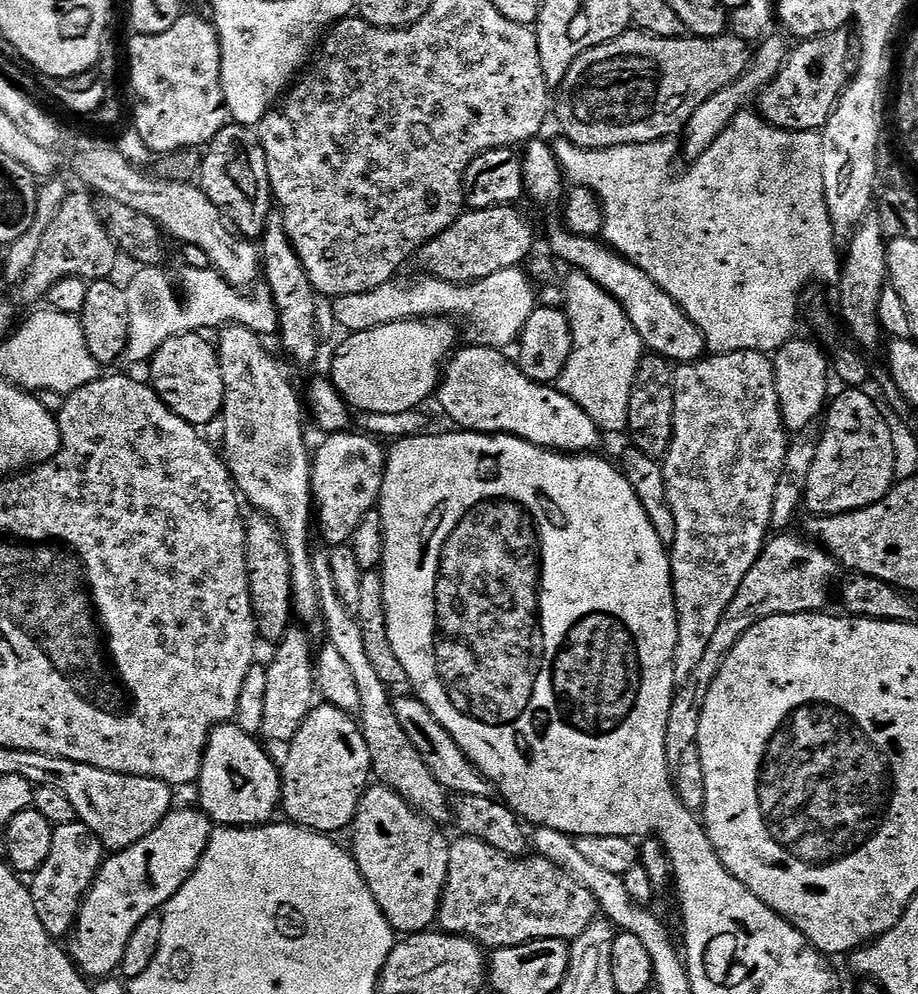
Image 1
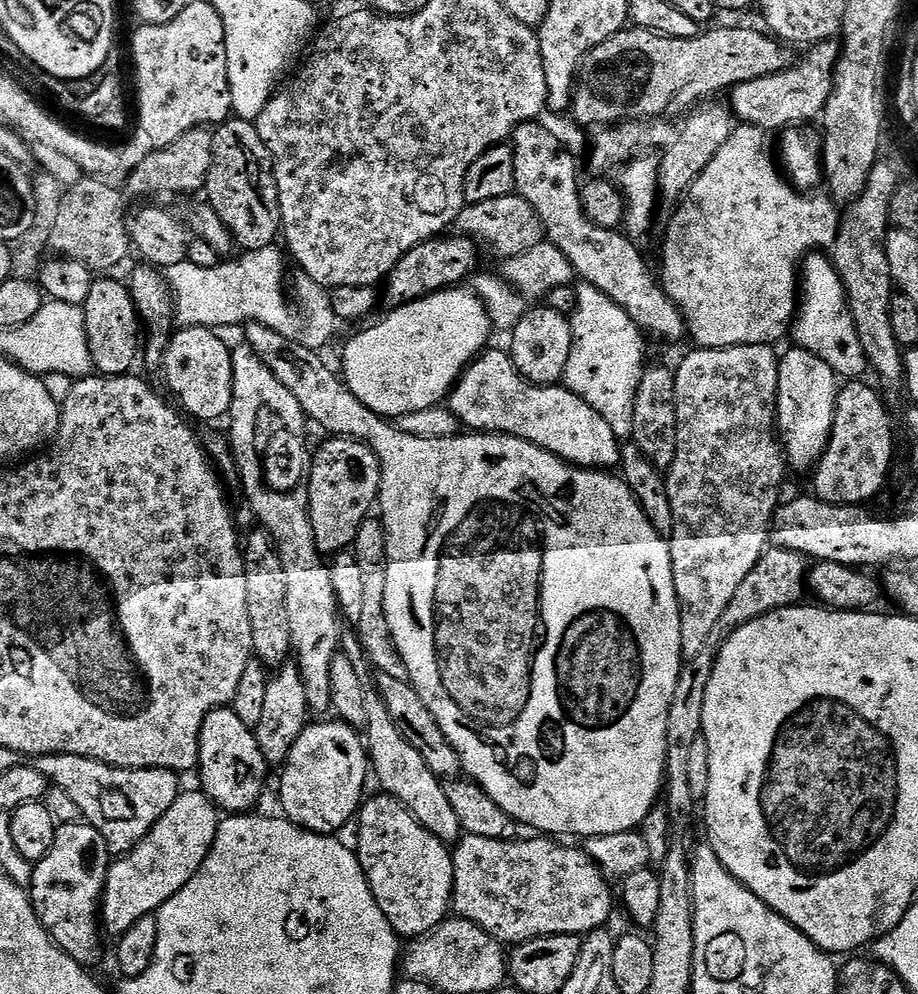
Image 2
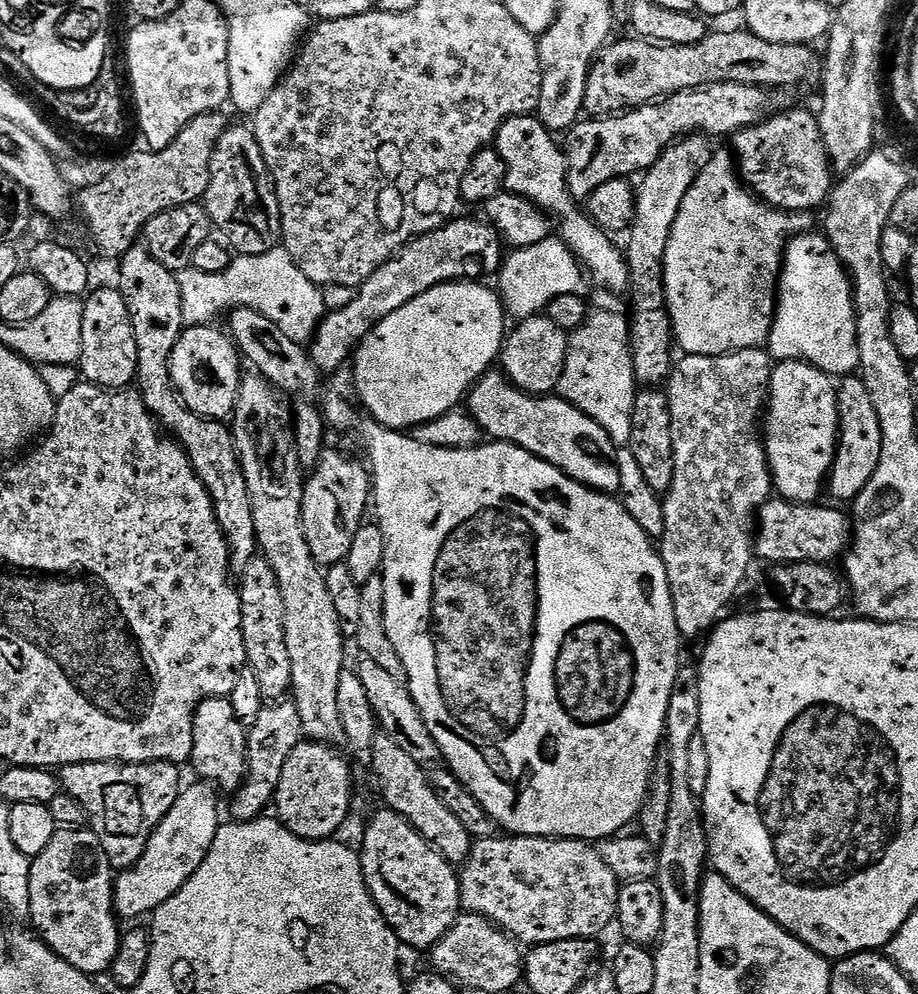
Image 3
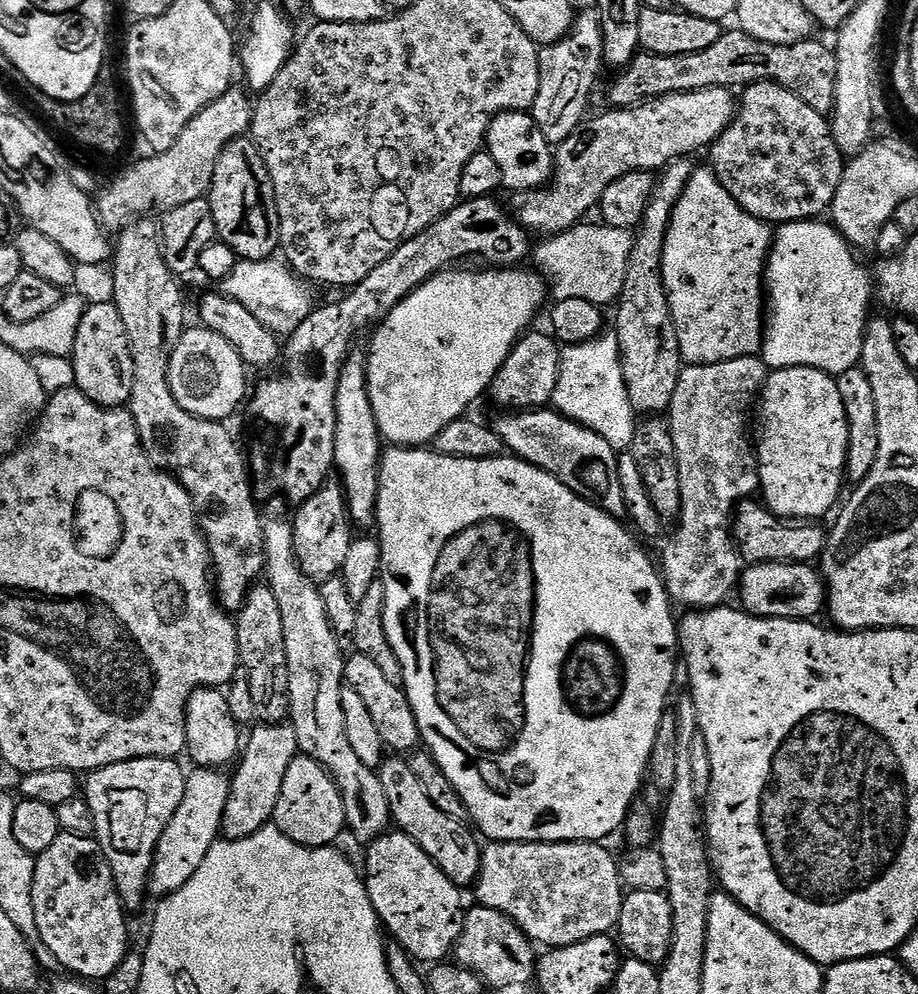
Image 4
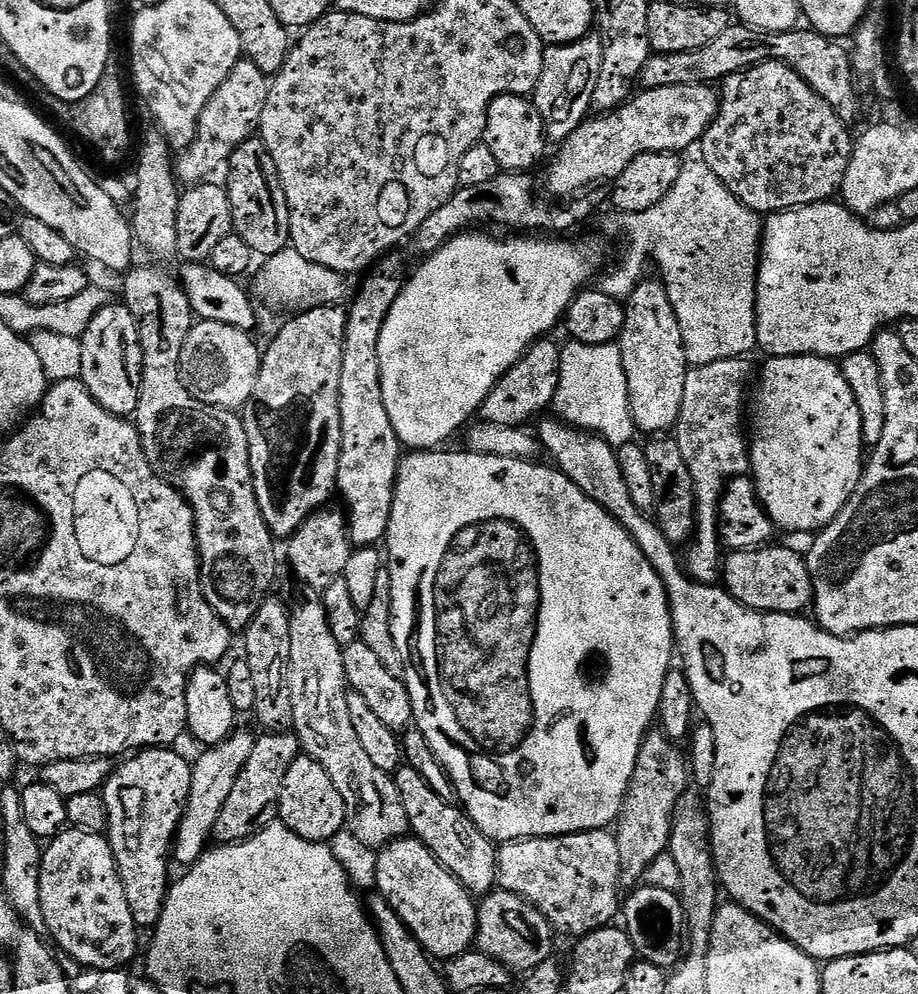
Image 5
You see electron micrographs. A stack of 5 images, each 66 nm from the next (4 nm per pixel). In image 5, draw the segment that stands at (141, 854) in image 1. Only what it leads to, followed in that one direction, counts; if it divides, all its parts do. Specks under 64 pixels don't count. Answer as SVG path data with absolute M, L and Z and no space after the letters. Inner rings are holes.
M233 731L221 744L205 747L201 751L204 753L192 764L190 794L174 841L175 863L177 860L178 863L184 864L183 866L197 864L209 847L214 822L218 822L218 814L222 814L222 805L226 803L226 798L230 798L230 790L234 790L234 782L238 782L238 774L242 774L246 758L250 758L250 750L254 750L256 736L240 731Z

